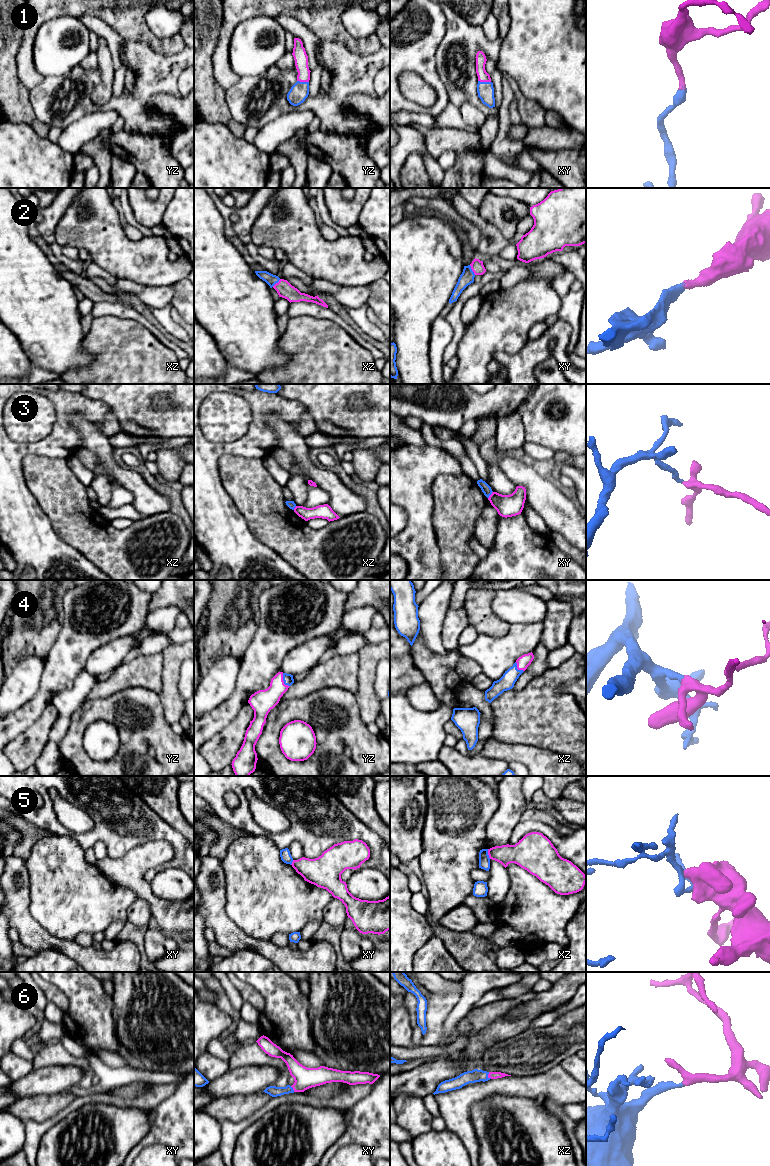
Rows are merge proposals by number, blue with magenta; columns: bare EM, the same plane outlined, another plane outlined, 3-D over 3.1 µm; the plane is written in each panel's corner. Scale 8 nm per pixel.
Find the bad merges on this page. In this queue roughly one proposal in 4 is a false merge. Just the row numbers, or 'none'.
3, 5

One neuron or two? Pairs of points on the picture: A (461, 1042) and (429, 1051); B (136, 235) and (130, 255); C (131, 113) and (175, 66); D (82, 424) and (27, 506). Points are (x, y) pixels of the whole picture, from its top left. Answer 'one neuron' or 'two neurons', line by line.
A: one neuron
B: two neurons
C: one neuron
D: two neurons

